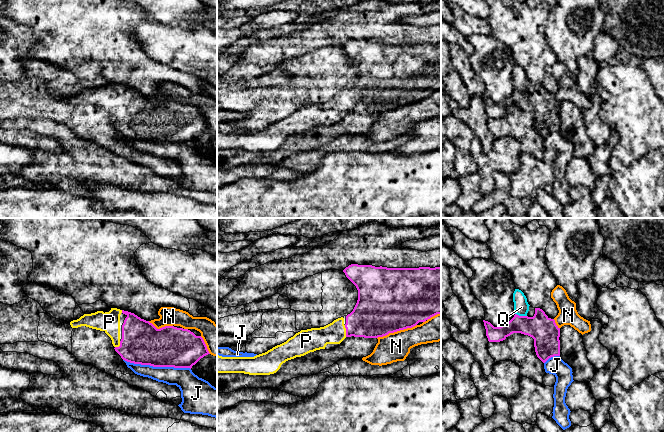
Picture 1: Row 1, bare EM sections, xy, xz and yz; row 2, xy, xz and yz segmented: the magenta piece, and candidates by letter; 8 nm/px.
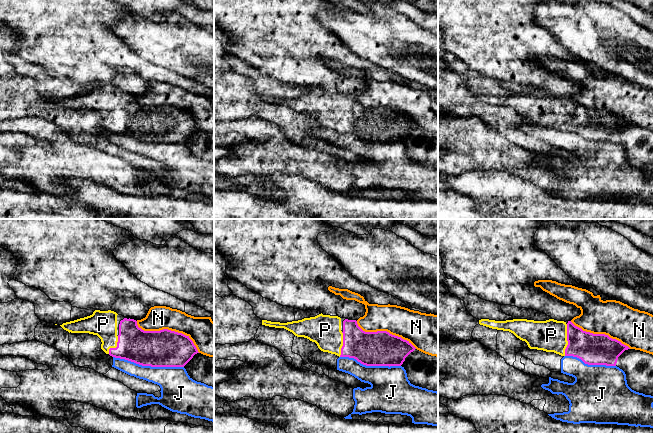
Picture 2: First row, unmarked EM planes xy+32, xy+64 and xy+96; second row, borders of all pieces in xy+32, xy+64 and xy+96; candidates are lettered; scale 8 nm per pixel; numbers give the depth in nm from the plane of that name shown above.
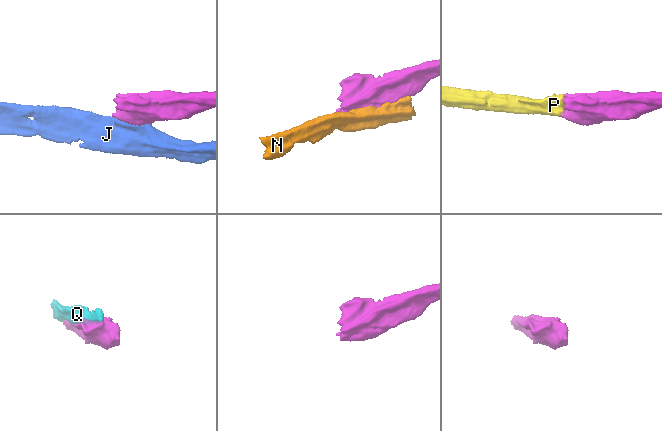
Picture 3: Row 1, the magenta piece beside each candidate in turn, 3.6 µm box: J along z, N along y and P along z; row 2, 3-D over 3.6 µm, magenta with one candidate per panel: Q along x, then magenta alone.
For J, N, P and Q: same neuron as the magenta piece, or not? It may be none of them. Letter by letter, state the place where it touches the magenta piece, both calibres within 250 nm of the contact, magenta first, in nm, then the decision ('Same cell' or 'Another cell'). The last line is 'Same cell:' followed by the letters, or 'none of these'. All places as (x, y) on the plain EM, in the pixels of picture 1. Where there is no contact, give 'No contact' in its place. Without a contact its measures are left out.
J: Touches magenta at xy (157, 142). Thickness 340 nm (magenta) against 170 nm. Another cell
N: Touches magenta at xz (396, 107). Thickness 500 nm (magenta) against 220 nm. Another cell
P: Touches magenta at xz (346, 107). Thickness 340 nm (magenta) against 180 nm. Same cell
Q: Touches magenta at yz (521, 92). Thickness 220 nm (magenta) against 130 nm. Another cell
Same cell: P

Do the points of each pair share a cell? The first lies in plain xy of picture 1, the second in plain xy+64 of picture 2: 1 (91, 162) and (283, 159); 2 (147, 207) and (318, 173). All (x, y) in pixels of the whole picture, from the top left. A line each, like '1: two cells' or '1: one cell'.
1: one cell
2: two cells

